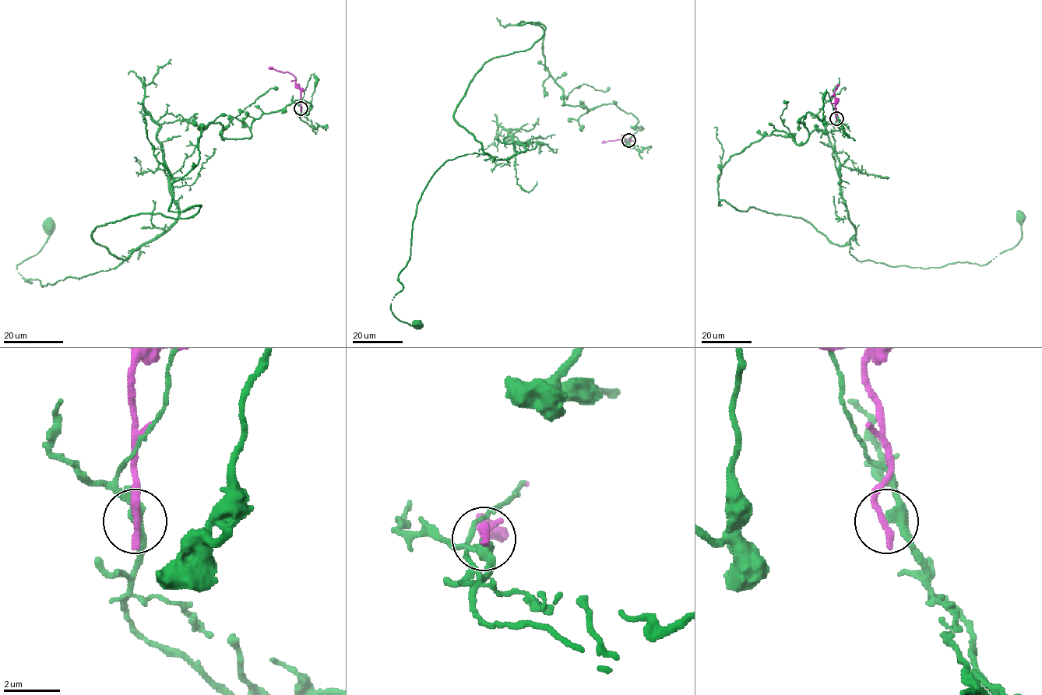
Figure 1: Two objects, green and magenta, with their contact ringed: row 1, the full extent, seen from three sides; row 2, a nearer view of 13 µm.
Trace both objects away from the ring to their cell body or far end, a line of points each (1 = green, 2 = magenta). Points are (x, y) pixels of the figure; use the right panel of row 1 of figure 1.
1: (836, 118), (826, 90), (803, 144), (773, 131), (733, 155), (718, 205), (923, 268), (985, 265), (1022, 217)
2: (836, 118), (834, 93), (839, 85)

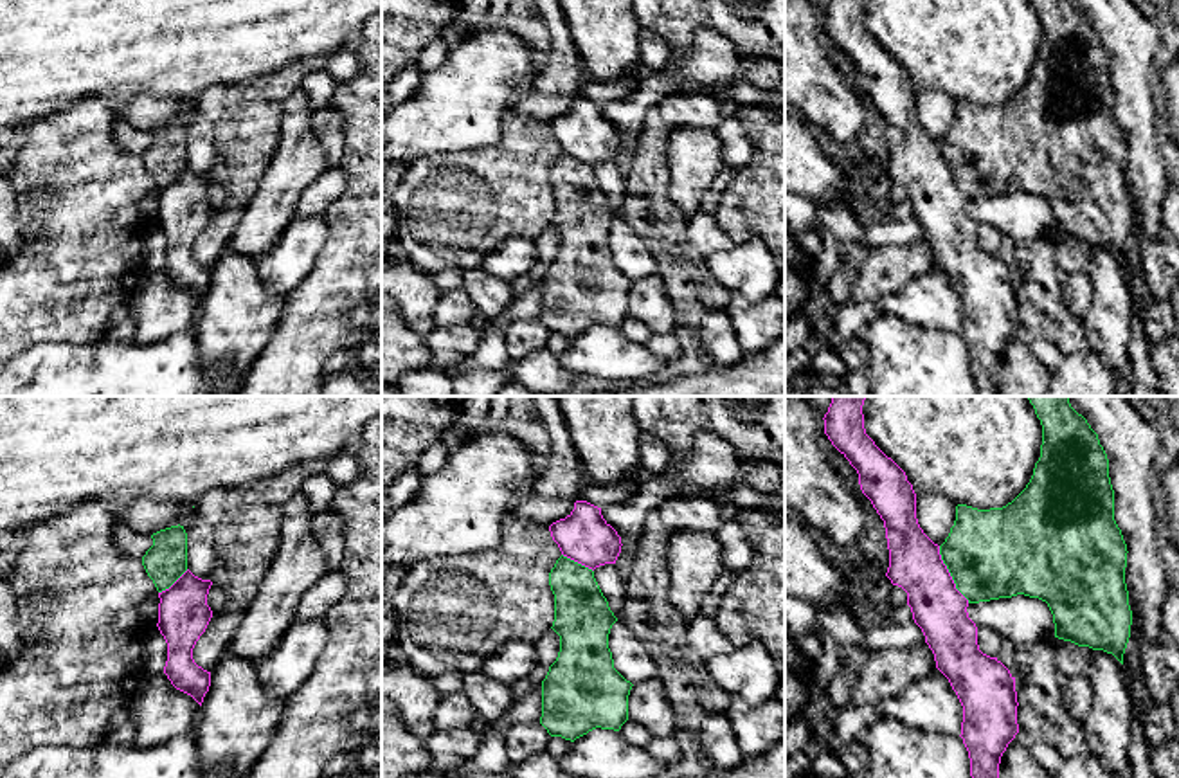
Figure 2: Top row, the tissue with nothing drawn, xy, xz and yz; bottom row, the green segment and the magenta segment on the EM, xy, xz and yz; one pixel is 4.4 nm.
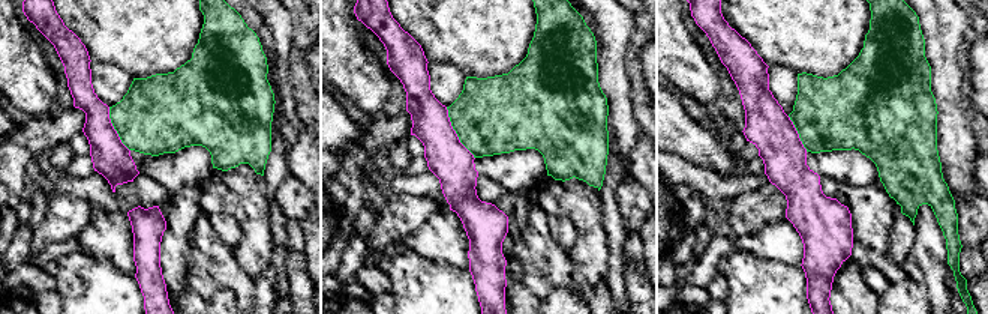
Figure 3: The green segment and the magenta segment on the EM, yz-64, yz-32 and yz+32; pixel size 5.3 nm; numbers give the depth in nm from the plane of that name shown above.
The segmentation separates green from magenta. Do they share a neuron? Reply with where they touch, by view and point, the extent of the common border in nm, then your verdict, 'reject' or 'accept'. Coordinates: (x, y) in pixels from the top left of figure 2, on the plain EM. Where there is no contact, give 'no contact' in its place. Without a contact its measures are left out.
yz (951, 171) | 300 nm | reject

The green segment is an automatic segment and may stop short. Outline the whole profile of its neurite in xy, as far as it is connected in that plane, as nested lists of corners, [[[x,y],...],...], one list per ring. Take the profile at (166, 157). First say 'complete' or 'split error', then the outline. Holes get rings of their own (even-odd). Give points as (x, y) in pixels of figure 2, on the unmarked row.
complete; [[[178,121],[153,130],[151,135],[153,142],[142,153],[142,162],[162,189],[187,167],[187,130]]]

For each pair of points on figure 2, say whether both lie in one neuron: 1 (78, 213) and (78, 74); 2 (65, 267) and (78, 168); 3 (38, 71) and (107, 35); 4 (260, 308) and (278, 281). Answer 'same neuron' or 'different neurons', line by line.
1: different neurons
2: same neuron
3: same neuron
4: different neurons

